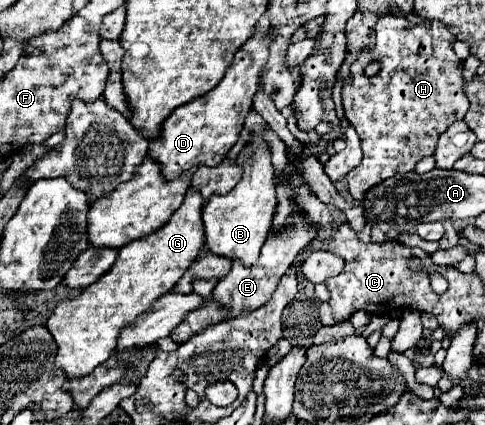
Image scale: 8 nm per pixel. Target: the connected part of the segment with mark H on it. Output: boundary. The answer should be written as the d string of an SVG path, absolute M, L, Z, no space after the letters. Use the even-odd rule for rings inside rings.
M383 16L375 24L375 34L375 48L365 50L363 56L357 58L357 62L351 66L353 82L351 86L343 88L345 118L355 126L363 150L361 164L347 174L349 192L355 200L363 200L363 194L371 186L395 176L397 172L413 170L421 158L431 156L435 152L439 136L447 130L447 126L451 126L451 122L455 120L463 120L469 110L469 100L463 90L463 60L459 60L453 50L453 42L457 38L451 32L451 26L439 20L427 20L419 26L405 28L399 16ZM375 60L381 64L381 70L375 76L365 76L363 68Z

